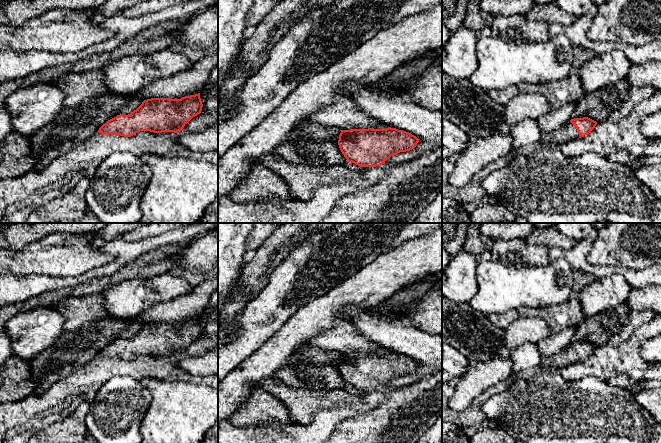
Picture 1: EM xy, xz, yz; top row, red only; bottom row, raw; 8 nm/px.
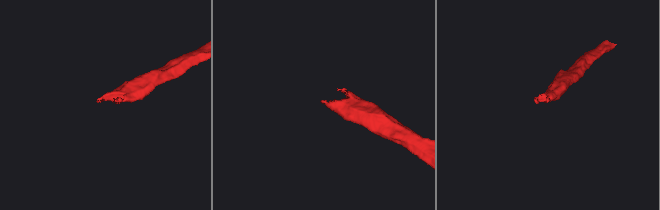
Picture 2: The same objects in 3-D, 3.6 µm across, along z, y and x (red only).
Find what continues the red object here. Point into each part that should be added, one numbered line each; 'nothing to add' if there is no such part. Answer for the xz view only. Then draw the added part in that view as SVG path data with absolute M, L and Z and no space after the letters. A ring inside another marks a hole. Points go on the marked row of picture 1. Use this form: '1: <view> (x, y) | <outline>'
nothing to add

